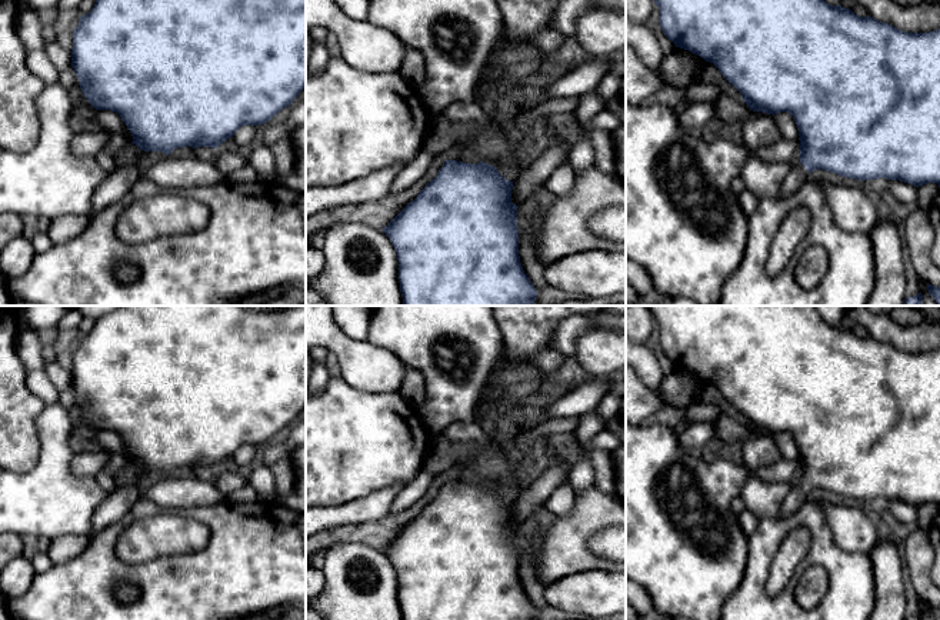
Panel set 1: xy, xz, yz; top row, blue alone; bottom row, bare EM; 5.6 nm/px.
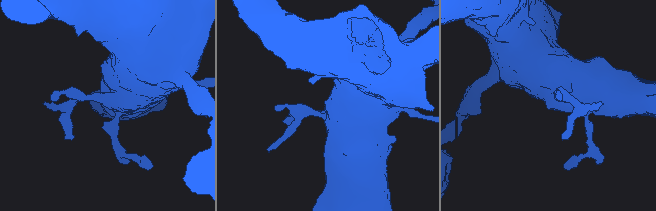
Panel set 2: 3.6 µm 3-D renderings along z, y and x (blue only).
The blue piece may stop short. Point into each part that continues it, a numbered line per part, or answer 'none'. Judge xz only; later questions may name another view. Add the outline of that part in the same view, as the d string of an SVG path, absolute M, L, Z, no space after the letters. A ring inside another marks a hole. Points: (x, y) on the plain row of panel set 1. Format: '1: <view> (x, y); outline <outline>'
none

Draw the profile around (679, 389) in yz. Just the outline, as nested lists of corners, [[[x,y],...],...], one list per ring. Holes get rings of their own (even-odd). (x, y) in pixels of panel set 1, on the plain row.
[[[676,367],[671,373],[663,374],[659,397],[663,406],[686,409],[696,400],[703,383],[703,377]]]

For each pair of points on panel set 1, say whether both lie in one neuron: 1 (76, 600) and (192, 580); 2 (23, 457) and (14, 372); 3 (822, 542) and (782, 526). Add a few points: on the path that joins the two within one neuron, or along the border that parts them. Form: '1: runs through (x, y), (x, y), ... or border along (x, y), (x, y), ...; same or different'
1: runs through (104, 574), (142, 574), (163, 580); same
2: runs through (14, 436), (14, 393); same
3: runs through (814, 530), (806, 522), (793, 522); same

